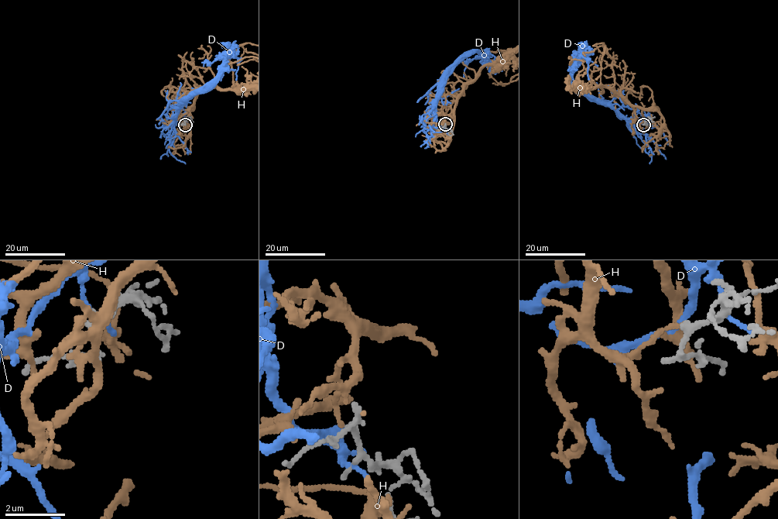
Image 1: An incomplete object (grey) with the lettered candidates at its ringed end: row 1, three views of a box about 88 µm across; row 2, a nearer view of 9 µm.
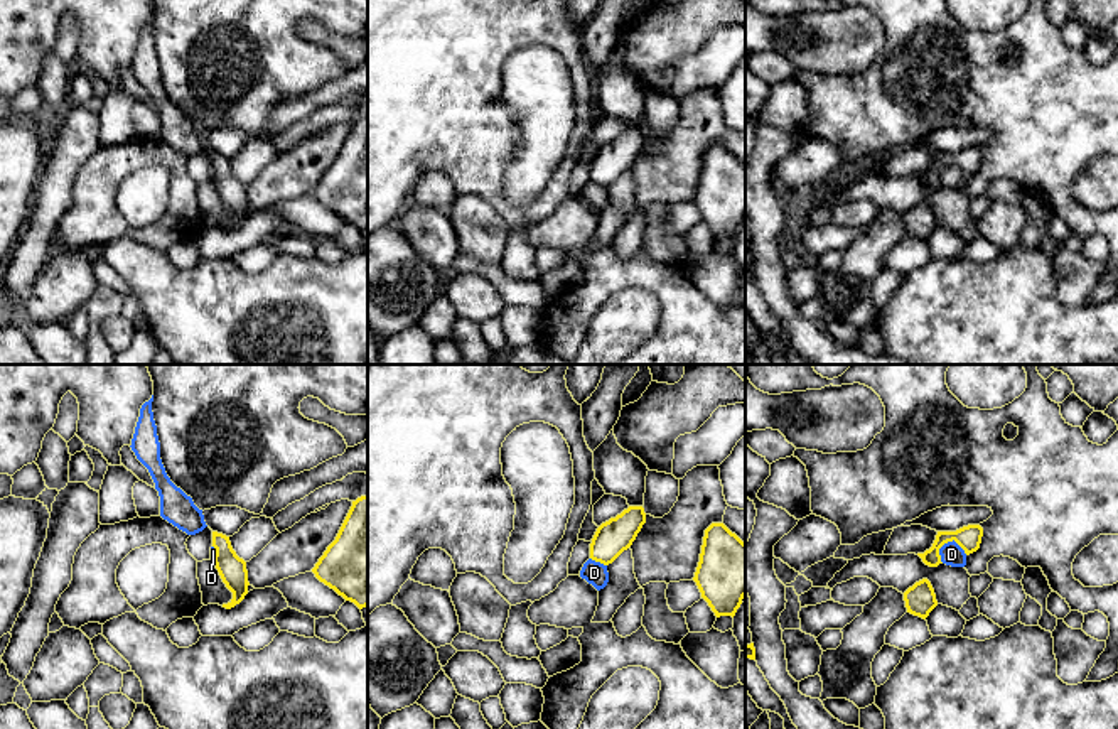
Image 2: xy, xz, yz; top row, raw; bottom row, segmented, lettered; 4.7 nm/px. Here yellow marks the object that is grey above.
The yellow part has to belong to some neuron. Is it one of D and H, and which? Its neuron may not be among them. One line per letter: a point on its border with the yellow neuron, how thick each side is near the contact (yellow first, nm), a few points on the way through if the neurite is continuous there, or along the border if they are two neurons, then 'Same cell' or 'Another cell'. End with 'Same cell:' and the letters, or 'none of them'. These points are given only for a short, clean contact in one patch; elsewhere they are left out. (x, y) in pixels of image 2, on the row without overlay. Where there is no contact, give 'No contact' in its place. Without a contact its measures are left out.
D: Touches yellow at yz (953, 161). Thickness 110 nm (yellow) against 110 nm. Boundary: yz (938, 171), (953, 162), (967, 176). Another cell
H: No contact. Another cell
Same cell: none of them

